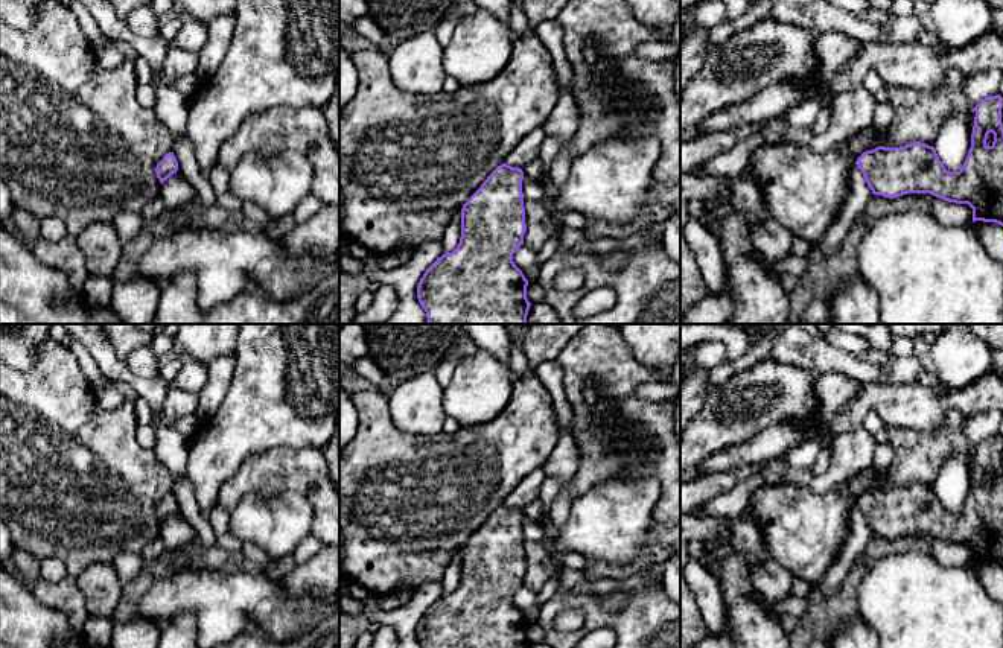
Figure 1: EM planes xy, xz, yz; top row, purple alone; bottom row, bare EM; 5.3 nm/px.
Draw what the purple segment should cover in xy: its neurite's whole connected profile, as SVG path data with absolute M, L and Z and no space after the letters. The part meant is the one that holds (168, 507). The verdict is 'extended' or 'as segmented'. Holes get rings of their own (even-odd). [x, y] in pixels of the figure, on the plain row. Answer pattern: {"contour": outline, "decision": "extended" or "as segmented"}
{"contour": "M169 493L163 497L163 500L157 505L155 514L160 523L163 525L170 516L177 514L178 502L174 493Z", "decision": "as segmented"}

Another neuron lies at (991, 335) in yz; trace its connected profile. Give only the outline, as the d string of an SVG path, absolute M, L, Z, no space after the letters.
M970 324L970 327L989 348L1003 351L1003 324Z

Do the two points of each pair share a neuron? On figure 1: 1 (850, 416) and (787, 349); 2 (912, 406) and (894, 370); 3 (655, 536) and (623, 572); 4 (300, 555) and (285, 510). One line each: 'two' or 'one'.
1: two
2: two
3: one
4: two

